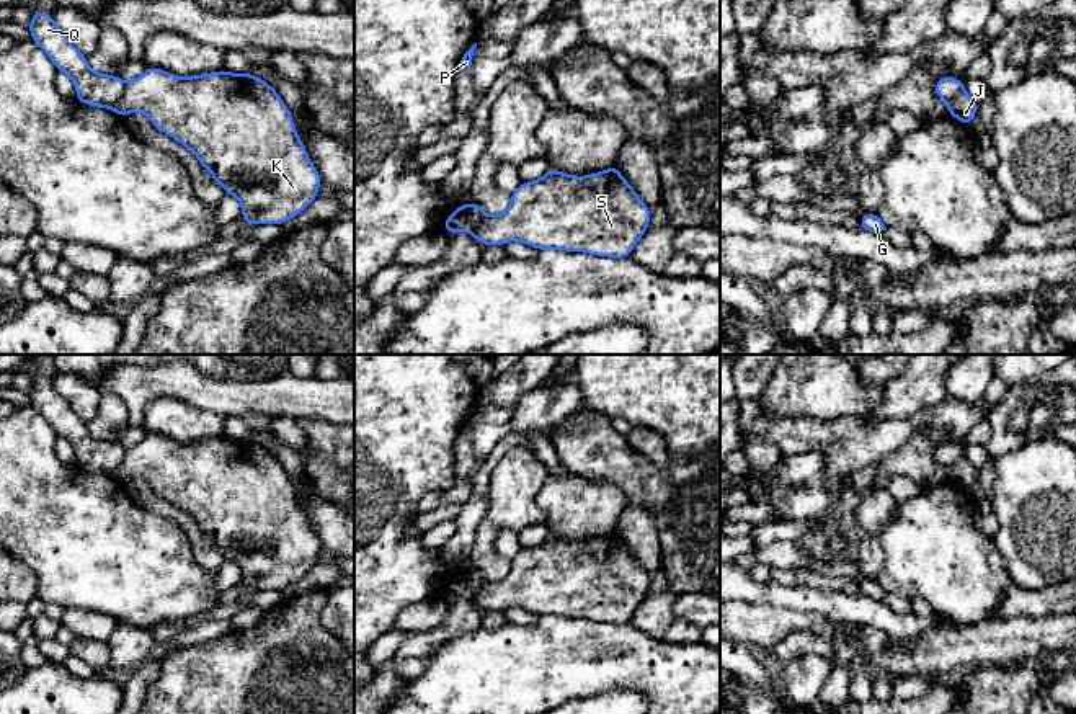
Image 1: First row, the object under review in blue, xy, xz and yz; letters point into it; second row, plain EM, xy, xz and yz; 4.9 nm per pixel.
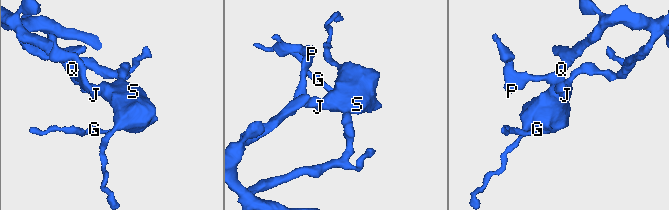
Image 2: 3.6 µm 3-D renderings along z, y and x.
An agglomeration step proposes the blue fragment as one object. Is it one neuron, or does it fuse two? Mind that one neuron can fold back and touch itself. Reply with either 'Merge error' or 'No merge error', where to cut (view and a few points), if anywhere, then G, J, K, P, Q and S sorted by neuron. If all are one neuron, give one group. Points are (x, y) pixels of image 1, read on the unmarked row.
Merge error. Split along xy (128, 450), (121, 463), (110, 474). Groups: G J K S / P Q

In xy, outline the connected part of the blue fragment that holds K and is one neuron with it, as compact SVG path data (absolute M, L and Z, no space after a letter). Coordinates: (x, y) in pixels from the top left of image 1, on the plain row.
M147 431L139 444L126 451L111 475L121 484L144 479L160 498L191 516L225 560L240 567L242 585L248 591L282 591L318 562L322 541L297 502L289 474L271 451L251 438L224 435L178 443Z

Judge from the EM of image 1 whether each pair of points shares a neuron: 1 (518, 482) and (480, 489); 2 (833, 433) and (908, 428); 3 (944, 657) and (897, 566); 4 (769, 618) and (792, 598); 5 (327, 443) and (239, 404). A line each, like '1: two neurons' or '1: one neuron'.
1: two neurons
2: one neuron
3: two neurons
4: two neurons
5: two neurons

